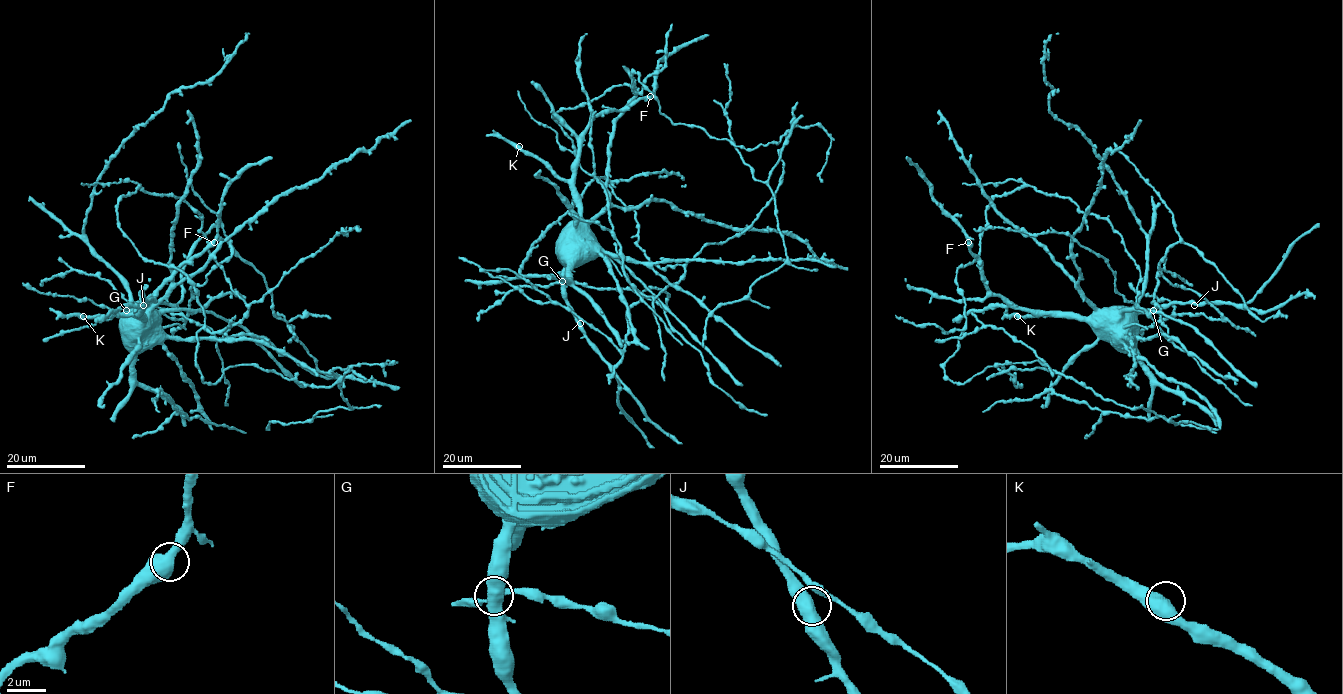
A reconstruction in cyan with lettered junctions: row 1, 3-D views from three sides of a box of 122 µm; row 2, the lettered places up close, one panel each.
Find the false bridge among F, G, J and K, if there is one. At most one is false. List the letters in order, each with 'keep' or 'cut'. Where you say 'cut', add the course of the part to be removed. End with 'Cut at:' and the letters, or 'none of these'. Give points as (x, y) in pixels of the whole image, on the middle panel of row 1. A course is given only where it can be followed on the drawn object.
F: keep
G: keep
J: keep
K: keep
Cut at: none of these

